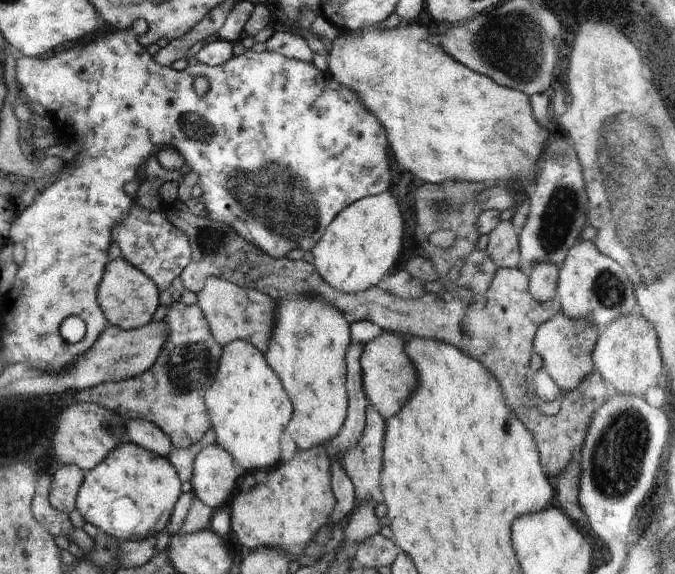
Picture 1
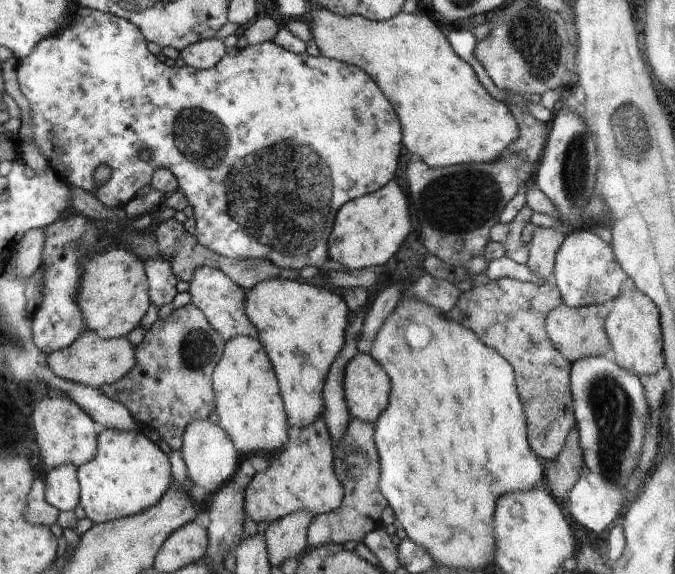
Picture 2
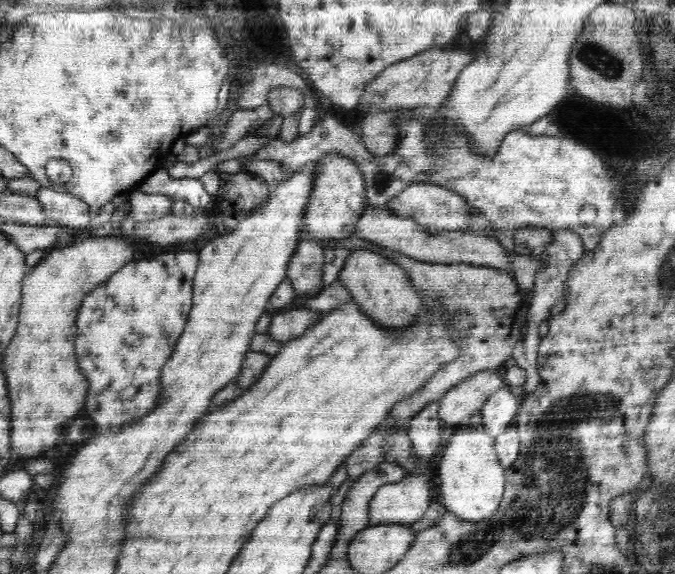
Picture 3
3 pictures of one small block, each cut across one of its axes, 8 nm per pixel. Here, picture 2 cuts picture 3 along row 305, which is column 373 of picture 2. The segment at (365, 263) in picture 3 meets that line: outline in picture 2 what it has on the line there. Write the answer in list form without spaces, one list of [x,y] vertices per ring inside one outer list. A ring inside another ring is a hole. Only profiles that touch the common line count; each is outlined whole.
[[[358,353],[344,370],[344,400],[351,418],[376,423],[388,406],[390,378],[370,353]]]

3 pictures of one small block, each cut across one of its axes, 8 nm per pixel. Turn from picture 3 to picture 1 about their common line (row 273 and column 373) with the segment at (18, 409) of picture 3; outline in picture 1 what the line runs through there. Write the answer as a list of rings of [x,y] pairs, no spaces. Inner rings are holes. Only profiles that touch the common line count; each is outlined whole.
[[[413,23],[412,25],[402,24],[400,27],[394,29],[380,29],[379,26],[376,26],[364,28],[357,32],[342,32],[341,36],[337,40],[334,40],[332,49],[329,51],[327,59],[329,67],[328,73],[336,83],[355,93],[359,102],[363,106],[366,106],[368,112],[372,112],[372,114],[378,118],[378,122],[380,122],[380,125],[386,132],[388,145],[392,149],[396,161],[404,168],[405,172],[409,172],[411,175],[414,174],[416,178],[420,178],[424,183],[432,185],[441,184],[442,182],[446,182],[446,180],[448,180],[448,182],[468,182],[479,187],[488,185],[488,182],[504,182],[506,186],[512,184],[510,188],[514,190],[513,187],[519,184],[519,188],[521,187],[523,192],[518,194],[517,191],[514,190],[514,194],[517,194],[521,200],[518,200],[518,204],[516,204],[518,211],[514,214],[512,220],[513,225],[516,226],[516,230],[518,230],[518,226],[526,221],[529,212],[529,202],[527,199],[536,181],[536,162],[538,162],[538,156],[540,156],[540,152],[542,152],[542,144],[544,144],[548,132],[538,126],[536,118],[534,118],[534,122],[532,122],[533,111],[532,108],[530,108],[530,102],[528,102],[529,96],[526,93],[508,87],[502,87],[501,85],[495,84],[488,76],[468,70],[468,68],[459,64],[448,54],[445,54],[440,44],[430,44],[430,42],[426,42],[428,36],[429,34],[424,26]]]

